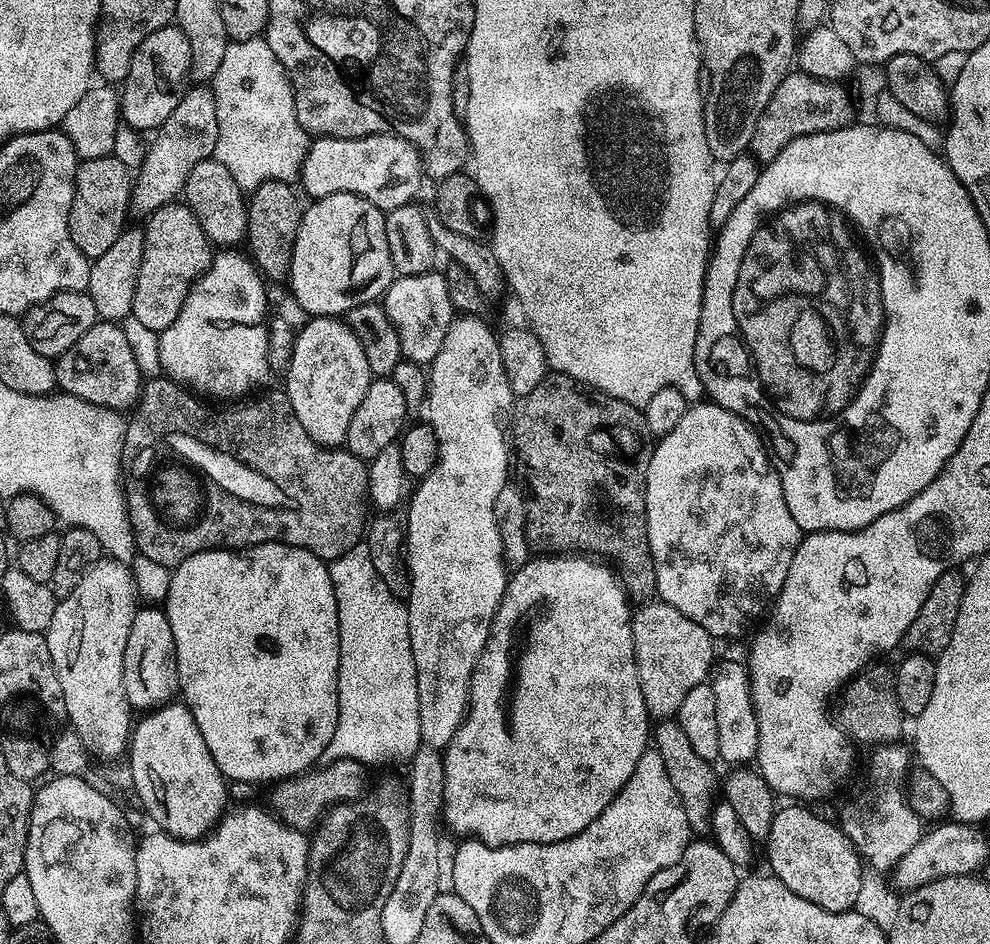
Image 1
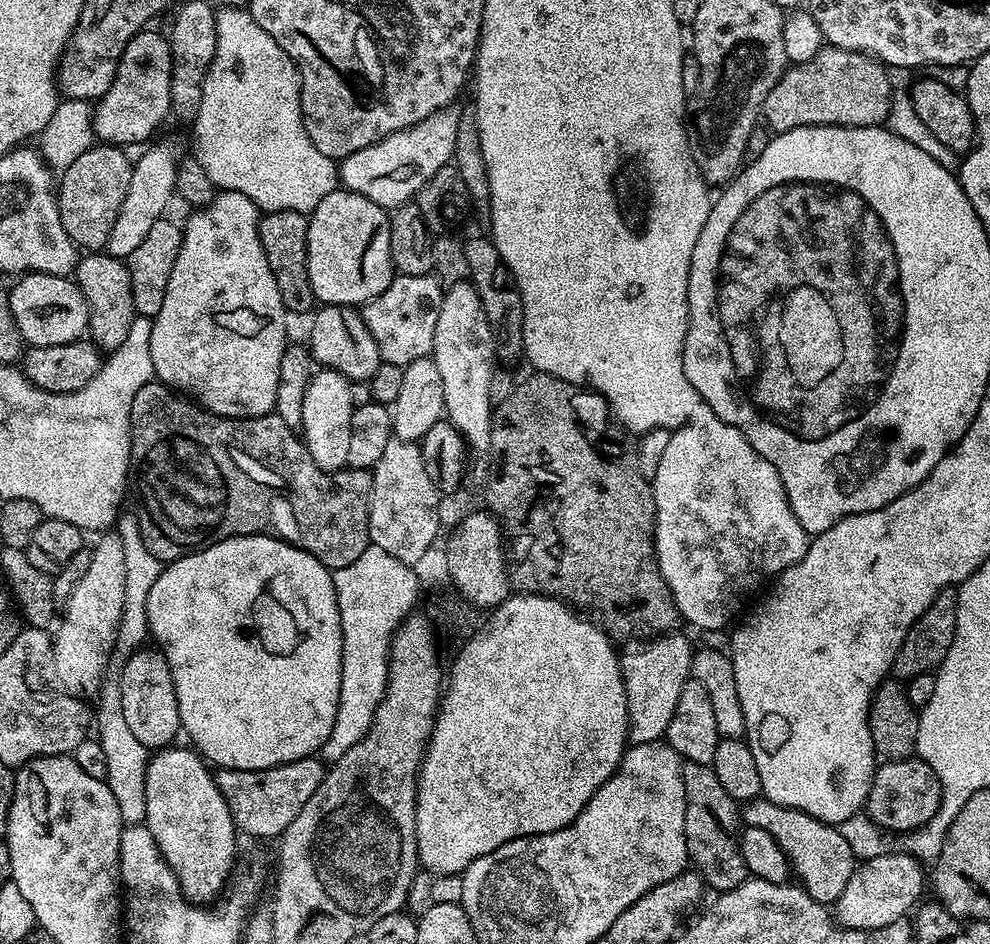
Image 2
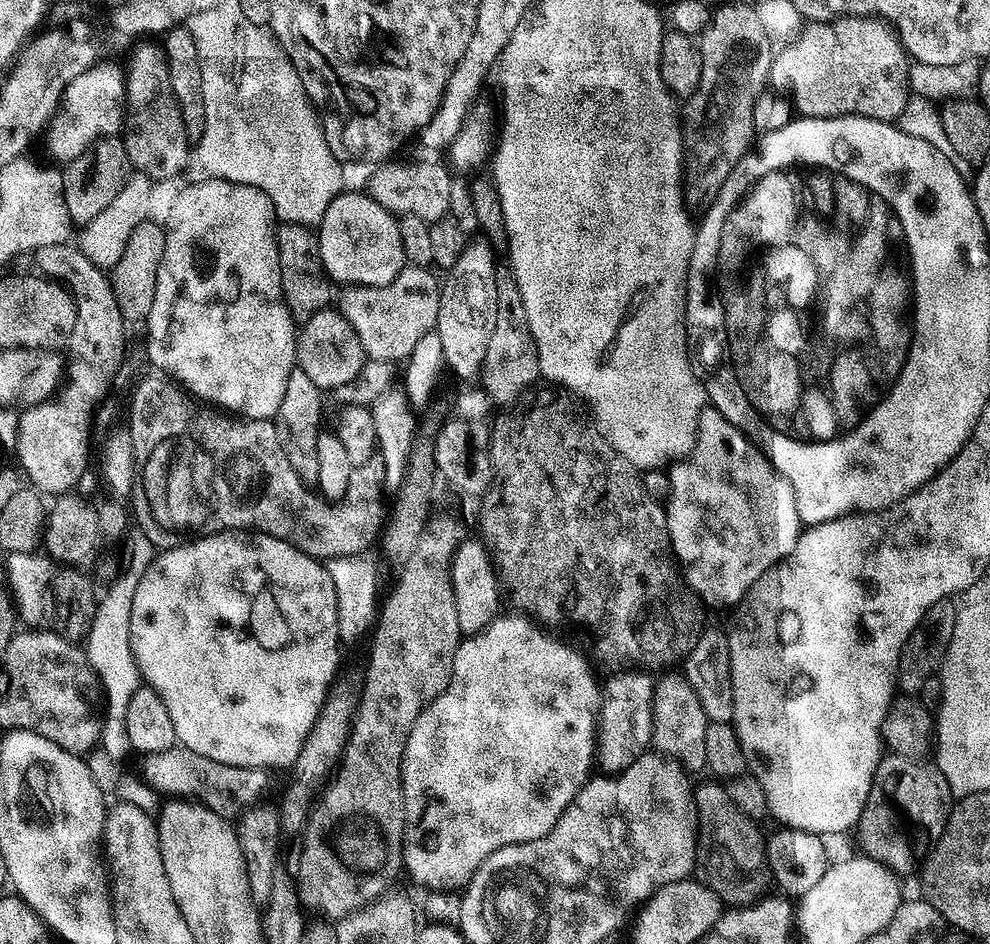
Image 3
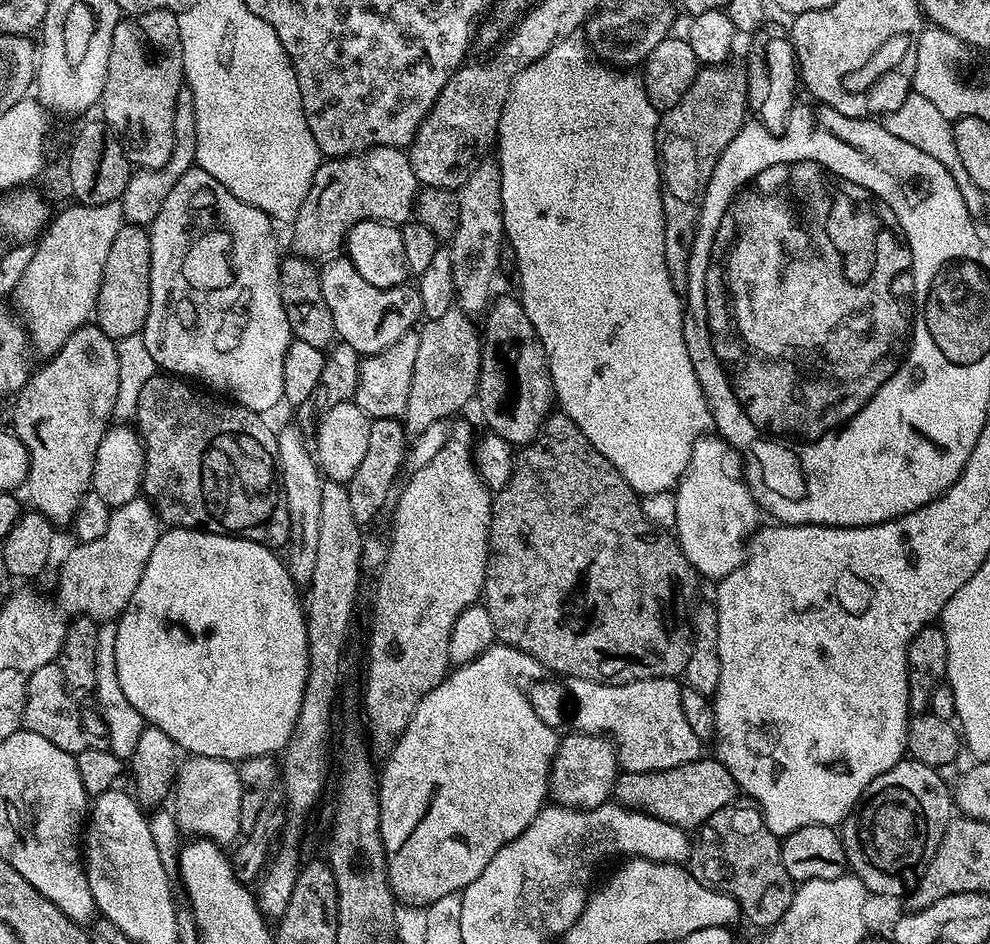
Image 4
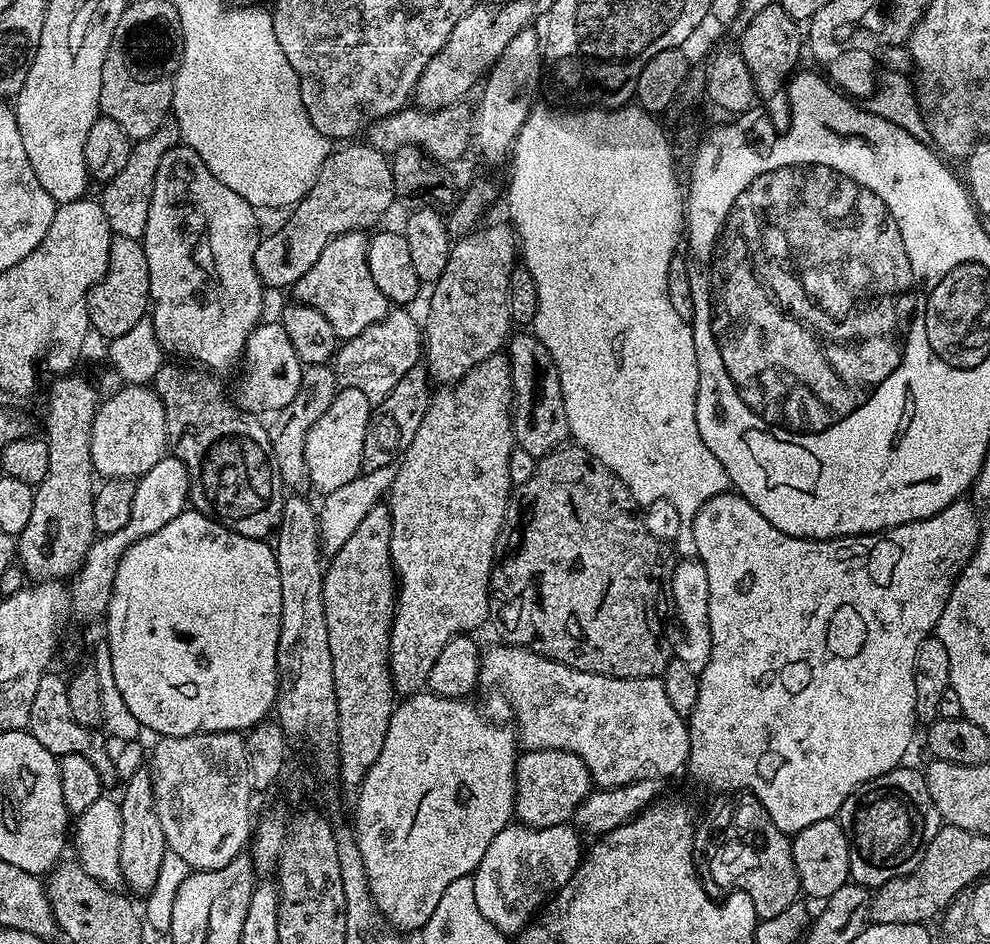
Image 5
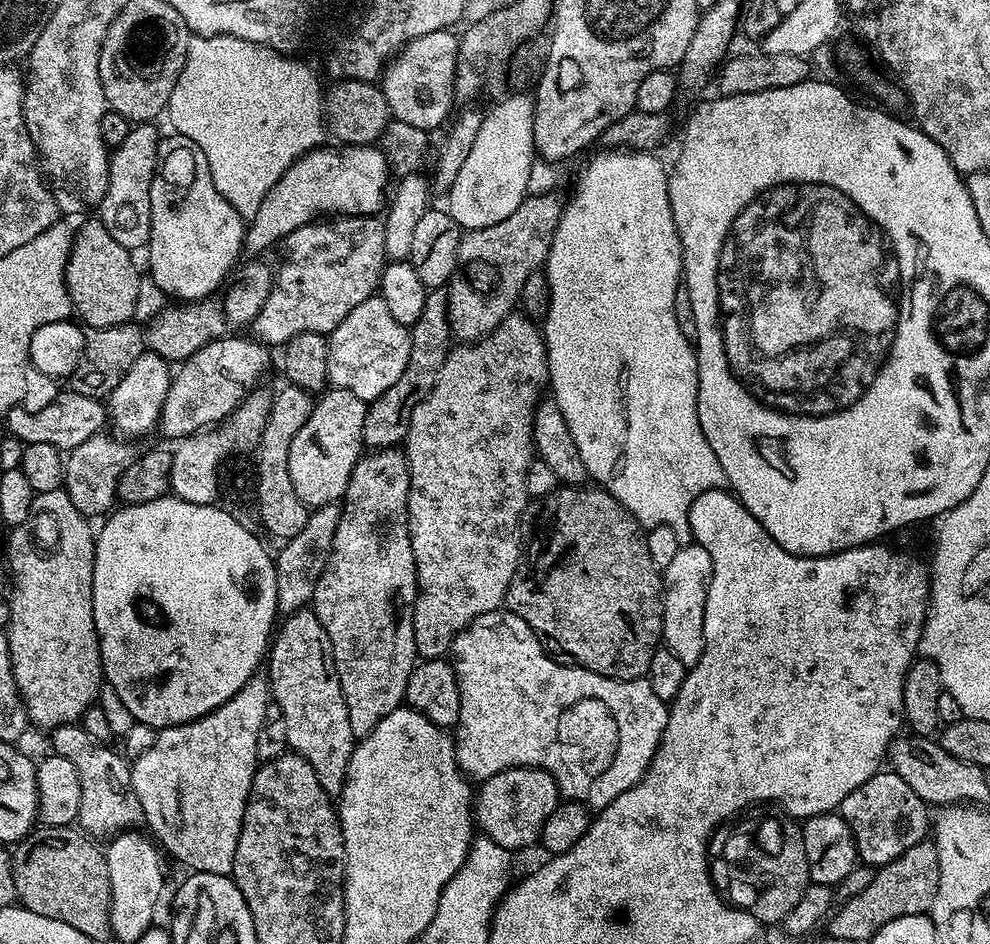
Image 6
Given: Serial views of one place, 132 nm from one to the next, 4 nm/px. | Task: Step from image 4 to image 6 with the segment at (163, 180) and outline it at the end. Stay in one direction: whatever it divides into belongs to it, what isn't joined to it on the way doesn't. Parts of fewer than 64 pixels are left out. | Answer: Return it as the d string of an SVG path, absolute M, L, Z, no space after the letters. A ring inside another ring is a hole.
M152 122L137 123L126 134L122 146L111 149L108 157L108 185L98 207L98 219L110 234L129 250L143 249L150 238L150 186L156 173L158 146L162 132Z

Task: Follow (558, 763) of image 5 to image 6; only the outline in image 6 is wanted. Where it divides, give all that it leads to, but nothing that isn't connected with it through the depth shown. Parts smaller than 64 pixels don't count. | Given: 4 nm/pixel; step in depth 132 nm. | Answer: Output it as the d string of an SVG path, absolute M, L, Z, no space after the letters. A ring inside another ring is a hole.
M511 768L483 781L474 792L474 824L483 835L509 850L535 845L546 818L562 803L554 778L542 768Z

